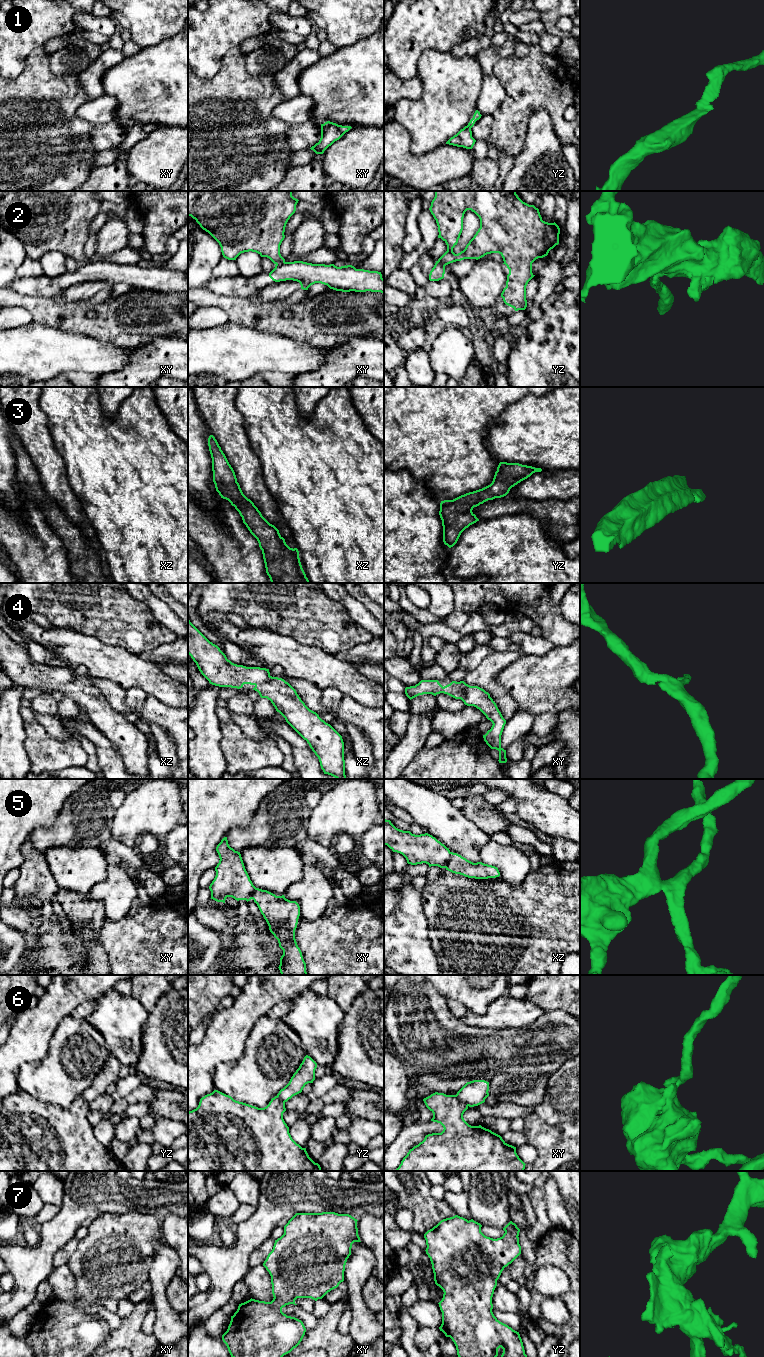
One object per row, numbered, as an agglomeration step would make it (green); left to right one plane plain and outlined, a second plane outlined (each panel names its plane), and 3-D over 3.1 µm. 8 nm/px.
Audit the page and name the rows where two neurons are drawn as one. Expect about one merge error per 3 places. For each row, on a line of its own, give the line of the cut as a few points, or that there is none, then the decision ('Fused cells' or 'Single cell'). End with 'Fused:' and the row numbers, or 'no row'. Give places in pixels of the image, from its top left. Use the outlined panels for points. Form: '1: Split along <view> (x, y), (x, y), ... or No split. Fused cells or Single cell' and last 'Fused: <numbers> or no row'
1: No split. Single cell
2: Split along xy (284, 261), (276, 264). Fused cells
3: No split. Single cell
4: No split. Single cell
5: Split along xz (451, 852), (450, 859), (445, 867). Fused cells
6: Split along xy (455, 1095), (468, 1105). Fused cells
7: No split. Single cell
Fused: 2, 5, 6

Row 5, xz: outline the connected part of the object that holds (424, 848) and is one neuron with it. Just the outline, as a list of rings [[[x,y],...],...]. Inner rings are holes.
[[[384,819],[384,845],[393,852],[402,854],[408,864],[426,863],[446,868],[450,860],[450,850],[432,835],[412,834],[396,828],[390,820]]]

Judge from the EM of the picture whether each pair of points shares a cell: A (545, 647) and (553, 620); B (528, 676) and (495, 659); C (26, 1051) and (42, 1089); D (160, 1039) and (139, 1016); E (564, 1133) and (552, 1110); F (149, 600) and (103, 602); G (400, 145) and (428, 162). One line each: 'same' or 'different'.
A: different
B: different
C: different
D: different
E: different
F: different
G: same

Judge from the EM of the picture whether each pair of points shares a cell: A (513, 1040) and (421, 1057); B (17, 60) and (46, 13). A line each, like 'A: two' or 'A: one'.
A: one
B: one

